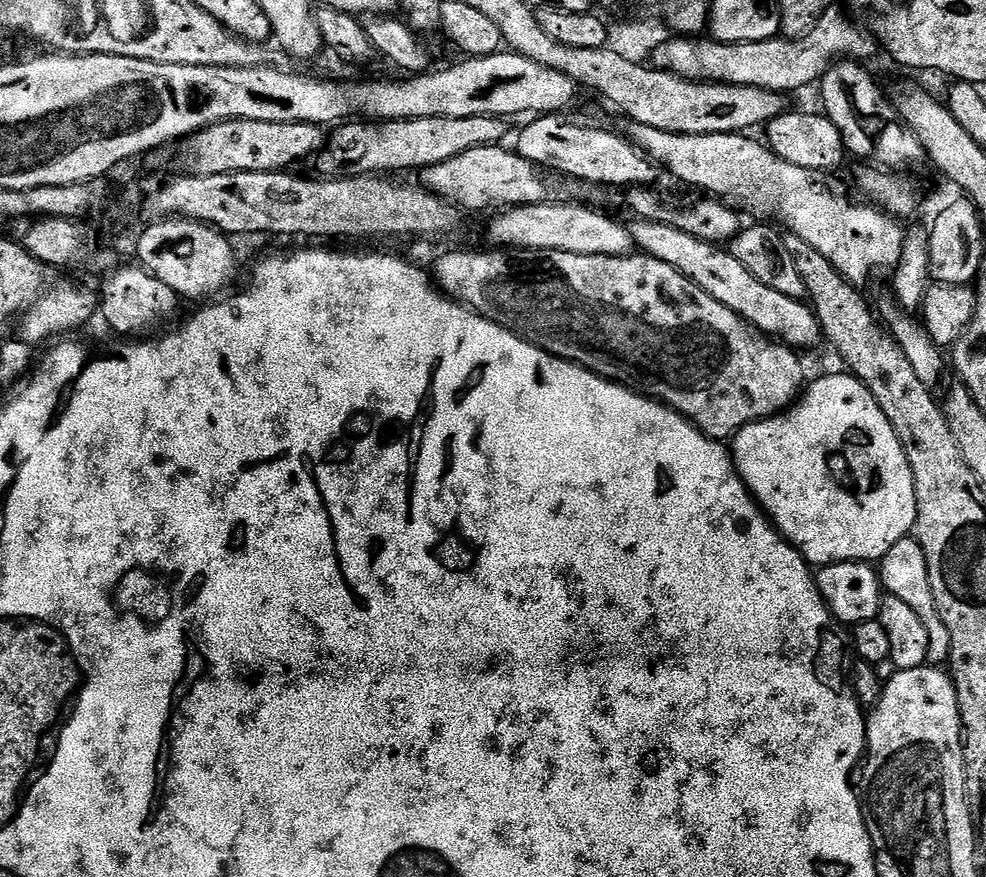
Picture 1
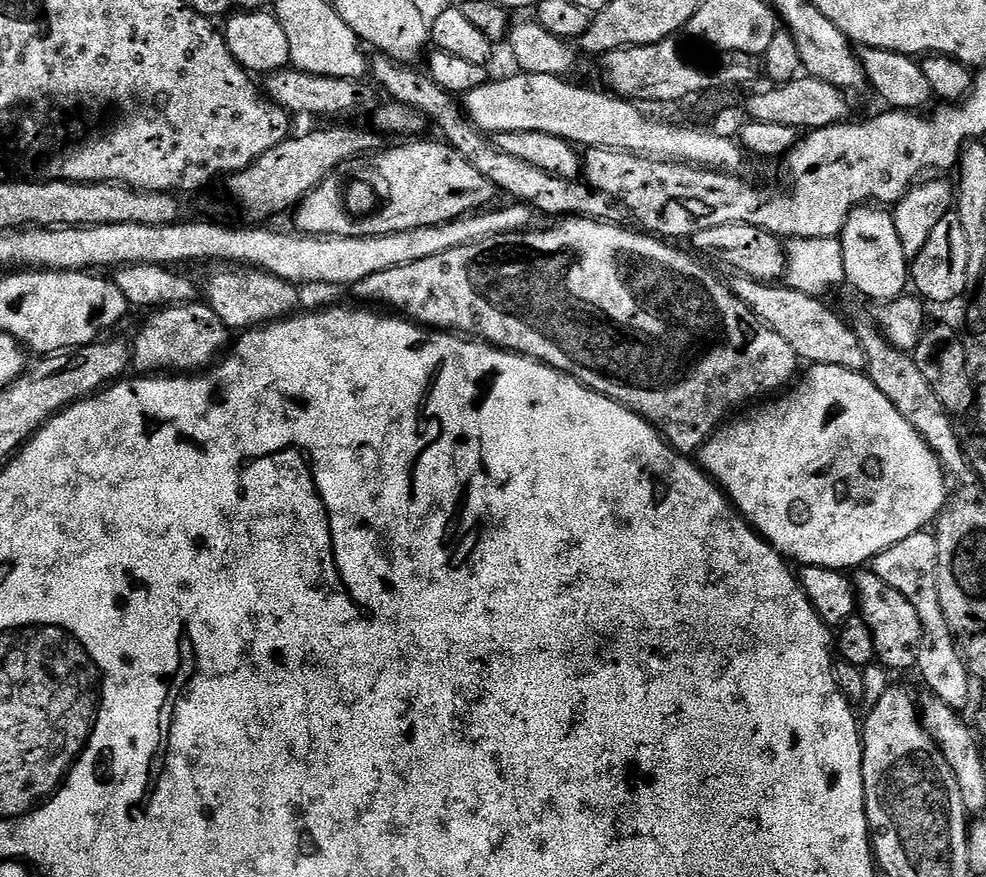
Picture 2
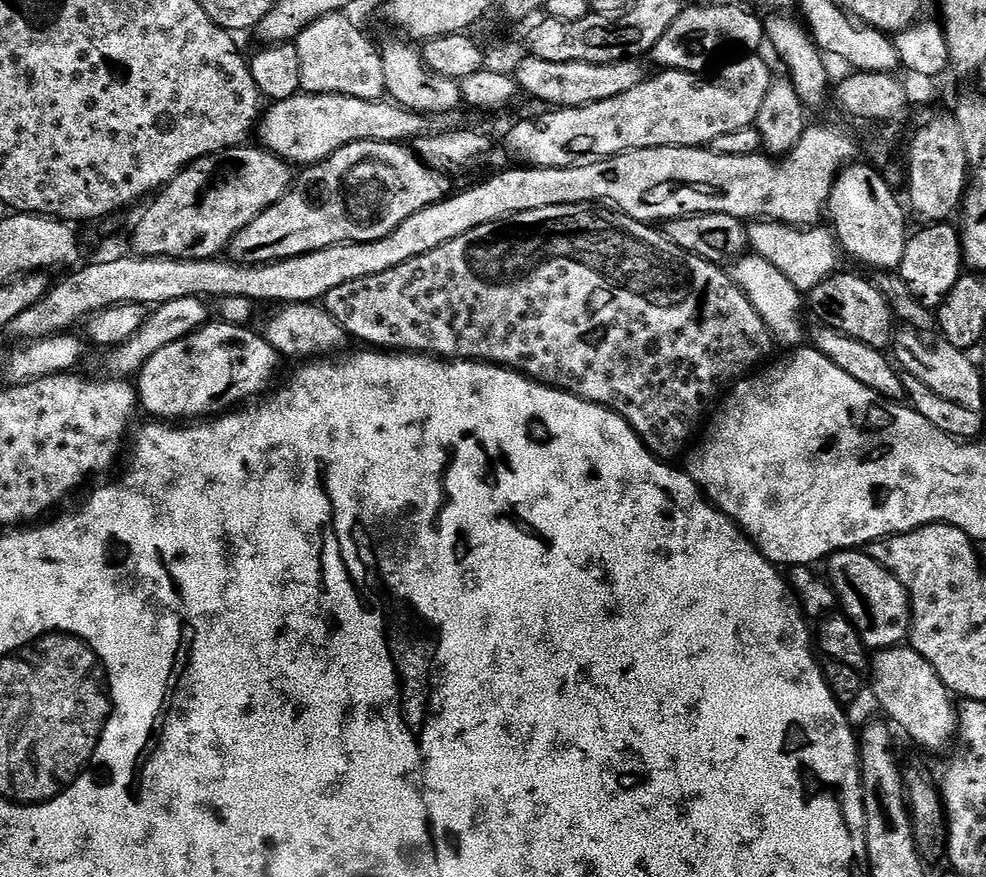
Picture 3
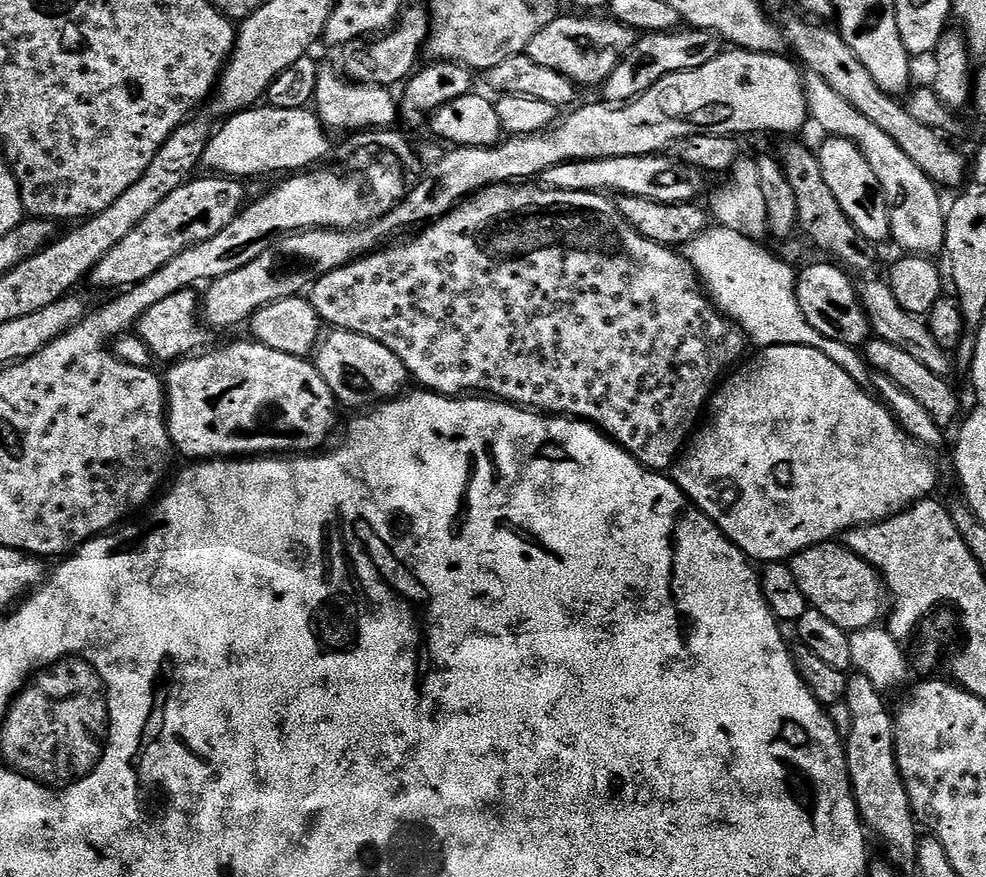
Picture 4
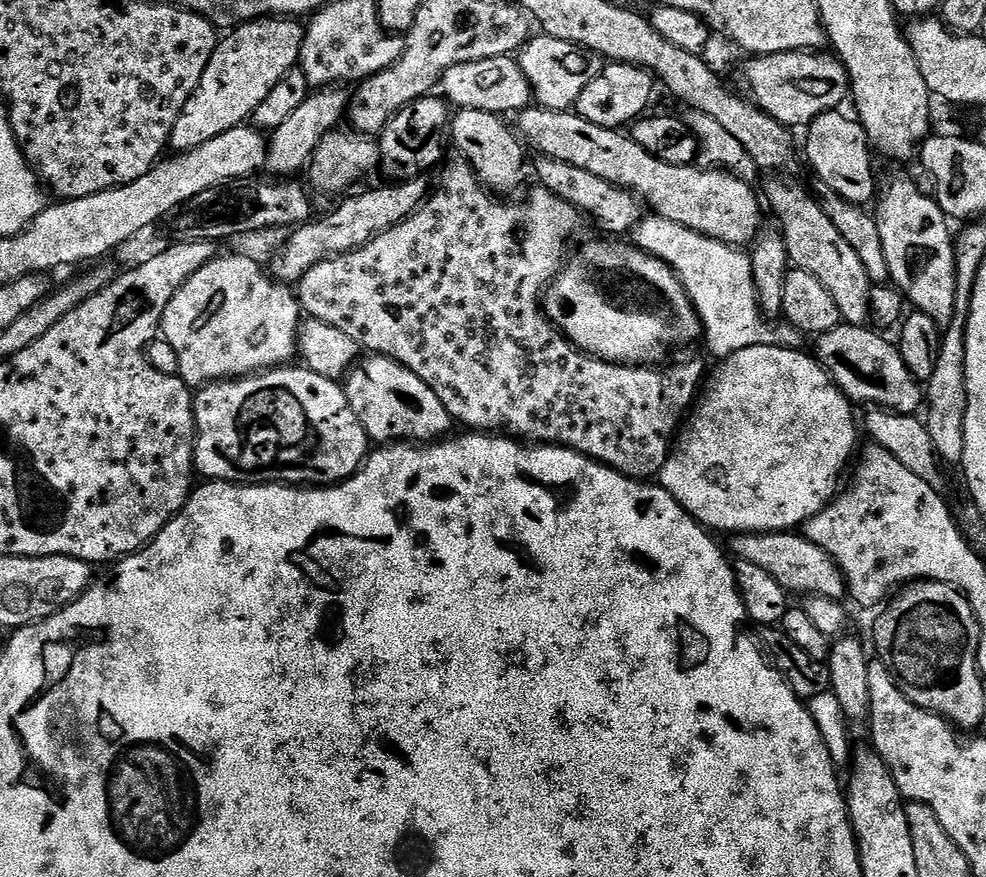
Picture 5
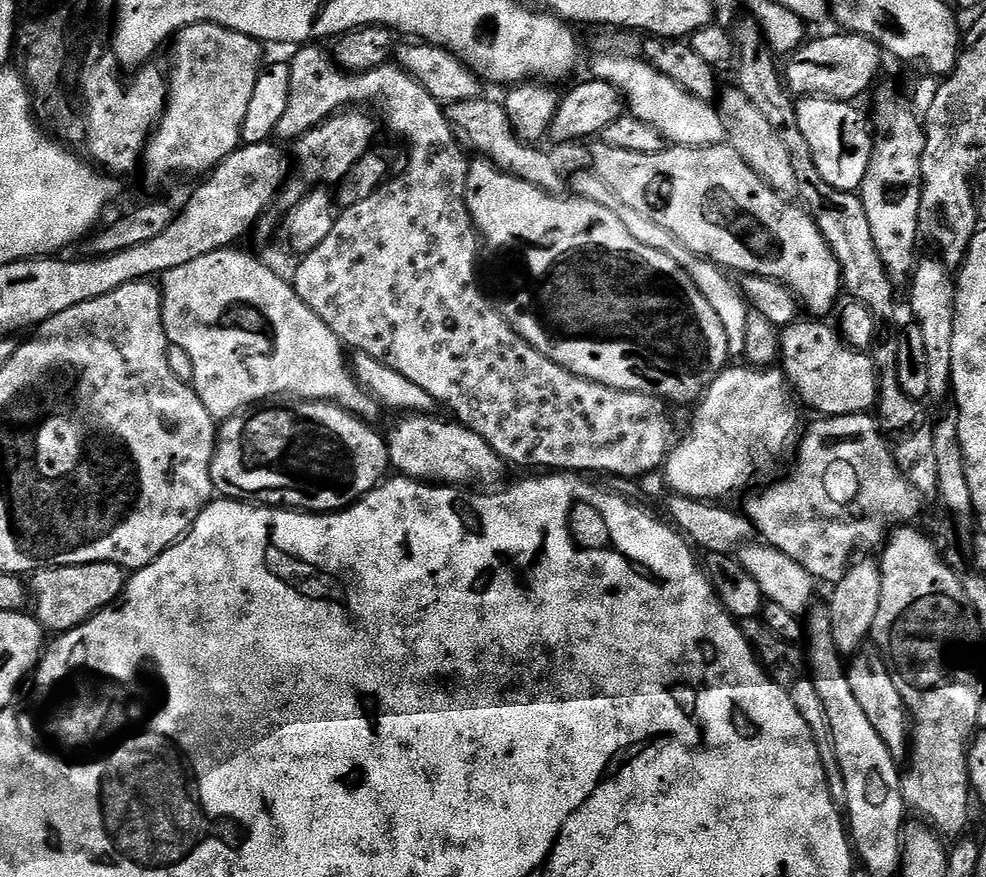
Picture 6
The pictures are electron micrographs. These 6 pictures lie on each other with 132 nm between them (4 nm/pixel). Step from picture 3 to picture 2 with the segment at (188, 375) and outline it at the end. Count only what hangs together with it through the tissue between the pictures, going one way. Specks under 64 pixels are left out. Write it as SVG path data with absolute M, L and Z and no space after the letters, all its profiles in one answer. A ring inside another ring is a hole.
M207 302L175 304L149 316L152 317L137 330L136 341L130 344L130 364L137 373L156 374L167 370L172 374L192 374L207 369L217 359L216 352L223 353L229 347L229 329Z

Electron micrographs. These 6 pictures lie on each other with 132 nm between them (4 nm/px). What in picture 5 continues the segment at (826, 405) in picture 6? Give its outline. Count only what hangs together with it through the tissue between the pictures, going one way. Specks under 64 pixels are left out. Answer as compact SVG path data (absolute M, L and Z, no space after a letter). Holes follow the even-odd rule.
M842 322L834 330L826 330L815 337L814 355L853 405L868 404L864 406L897 412L899 416L917 415L926 400L925 389L921 381L914 379L910 370L906 370L899 347L884 336L887 335L868 326L859 328Z

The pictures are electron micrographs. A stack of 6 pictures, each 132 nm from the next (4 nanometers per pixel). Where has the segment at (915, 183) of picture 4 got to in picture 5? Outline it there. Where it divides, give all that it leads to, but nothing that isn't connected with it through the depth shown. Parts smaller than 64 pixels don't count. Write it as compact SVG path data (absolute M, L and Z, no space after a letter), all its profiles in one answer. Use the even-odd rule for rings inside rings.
M892 176L885 184L883 181L878 192L879 200L874 215L878 234L882 234L889 281L900 289L900 295L915 311L926 314L926 318L934 318L934 322L941 326L951 324L956 313L956 246L954 232L948 229L949 217L945 216L936 199L929 193L927 196L908 176Z

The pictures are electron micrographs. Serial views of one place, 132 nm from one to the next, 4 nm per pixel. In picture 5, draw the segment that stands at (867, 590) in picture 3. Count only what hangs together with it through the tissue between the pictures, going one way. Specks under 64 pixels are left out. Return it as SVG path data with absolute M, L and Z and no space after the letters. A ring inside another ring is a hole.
M799 531L761 532L759 534L736 534L731 537L736 560L745 560L753 566L766 570L790 594L801 592L801 597L821 596L843 601L846 596L844 573L830 557L814 542L810 542Z

